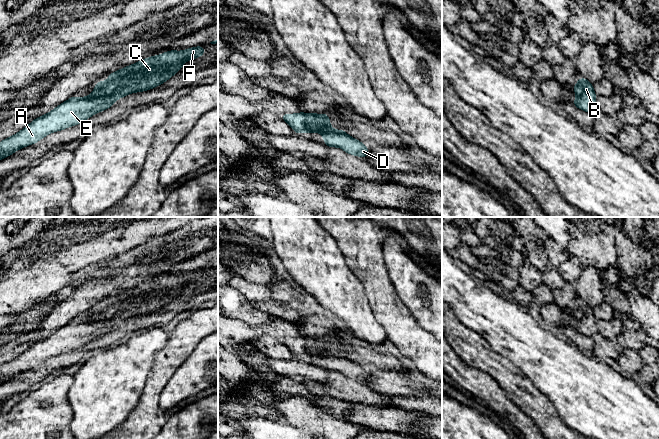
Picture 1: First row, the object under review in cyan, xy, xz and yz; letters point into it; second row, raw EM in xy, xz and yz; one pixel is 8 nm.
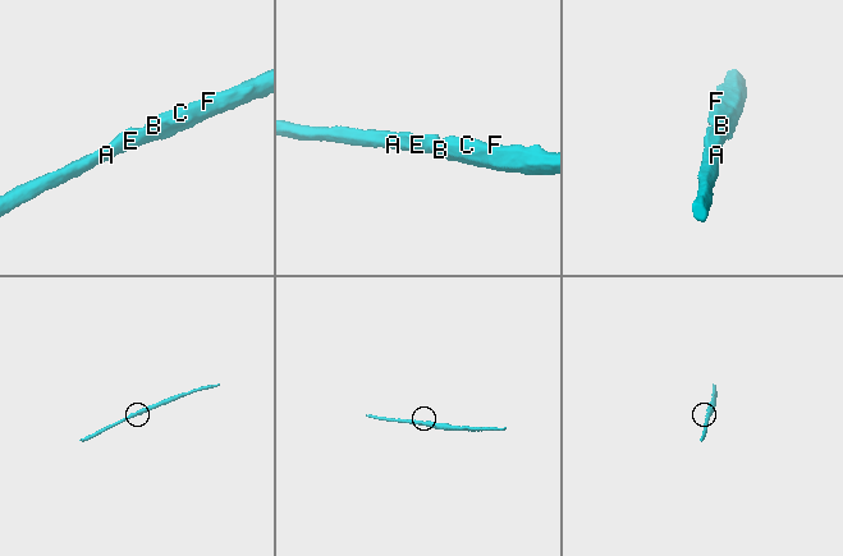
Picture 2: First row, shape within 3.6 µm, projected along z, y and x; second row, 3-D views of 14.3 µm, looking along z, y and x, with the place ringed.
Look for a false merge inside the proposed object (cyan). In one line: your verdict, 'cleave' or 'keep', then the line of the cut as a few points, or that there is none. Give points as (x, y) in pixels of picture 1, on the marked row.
keep; no cut

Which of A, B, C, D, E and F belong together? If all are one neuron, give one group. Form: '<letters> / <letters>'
A B C D E F

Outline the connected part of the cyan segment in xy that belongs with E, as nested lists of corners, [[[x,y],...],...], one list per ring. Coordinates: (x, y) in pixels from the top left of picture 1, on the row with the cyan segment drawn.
[[[202,45],[183,51],[170,50],[158,56],[155,55],[145,58],[135,64],[110,73],[105,82],[96,82],[95,88],[90,95],[86,95],[84,98],[73,95],[70,99],[61,103],[49,113],[34,119],[29,125],[15,135],[2,140],[0,142],[0,160],[11,156],[14,152],[23,147],[37,143],[50,133],[82,123],[96,113],[110,108],[118,99],[128,94],[143,92],[163,84],[173,77],[188,60],[201,57],[205,51]]]

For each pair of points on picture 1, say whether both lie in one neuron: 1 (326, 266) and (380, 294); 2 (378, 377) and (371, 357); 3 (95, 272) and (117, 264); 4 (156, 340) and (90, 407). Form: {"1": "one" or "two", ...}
{"1": "two", "2": "two", "3": "one", "4": "one"}

